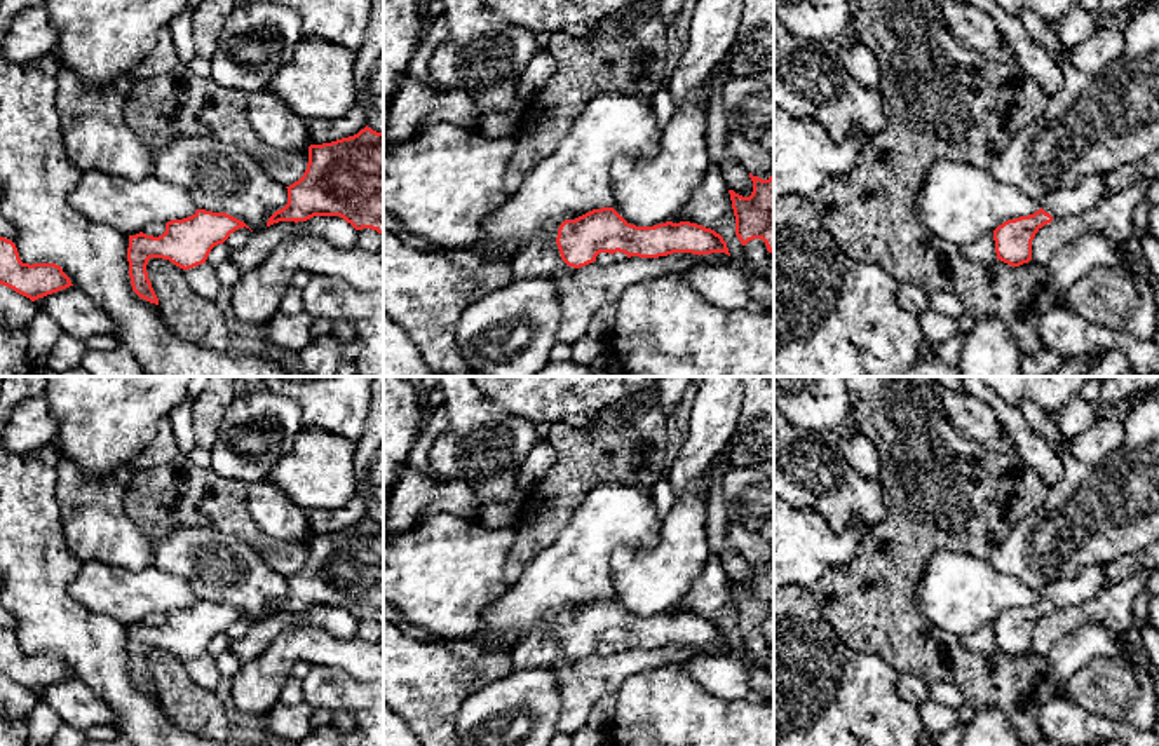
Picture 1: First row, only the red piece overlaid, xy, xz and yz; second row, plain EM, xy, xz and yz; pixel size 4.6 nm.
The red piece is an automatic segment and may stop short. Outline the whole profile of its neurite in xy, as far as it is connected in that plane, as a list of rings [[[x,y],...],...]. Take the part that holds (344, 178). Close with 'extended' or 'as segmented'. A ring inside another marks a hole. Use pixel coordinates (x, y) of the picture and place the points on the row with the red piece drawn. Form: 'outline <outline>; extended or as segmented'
outline [[[366,125],[354,136],[310,145],[307,171],[286,188],[288,204],[268,218],[267,227],[314,216],[340,216],[356,230],[371,228],[383,235],[383,132]]]; as segmented

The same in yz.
outline [[[1105,174],[1084,178],[1077,186],[1047,193],[1040,209],[1028,216],[1007,220],[993,230],[997,260],[1020,267],[1032,260],[1035,234],[1053,220],[1082,214],[1110,195]]]; extended

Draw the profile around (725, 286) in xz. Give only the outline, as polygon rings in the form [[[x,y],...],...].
[[[692,265],[681,274],[699,295],[718,309],[744,309],[749,302],[748,275],[734,265]]]

